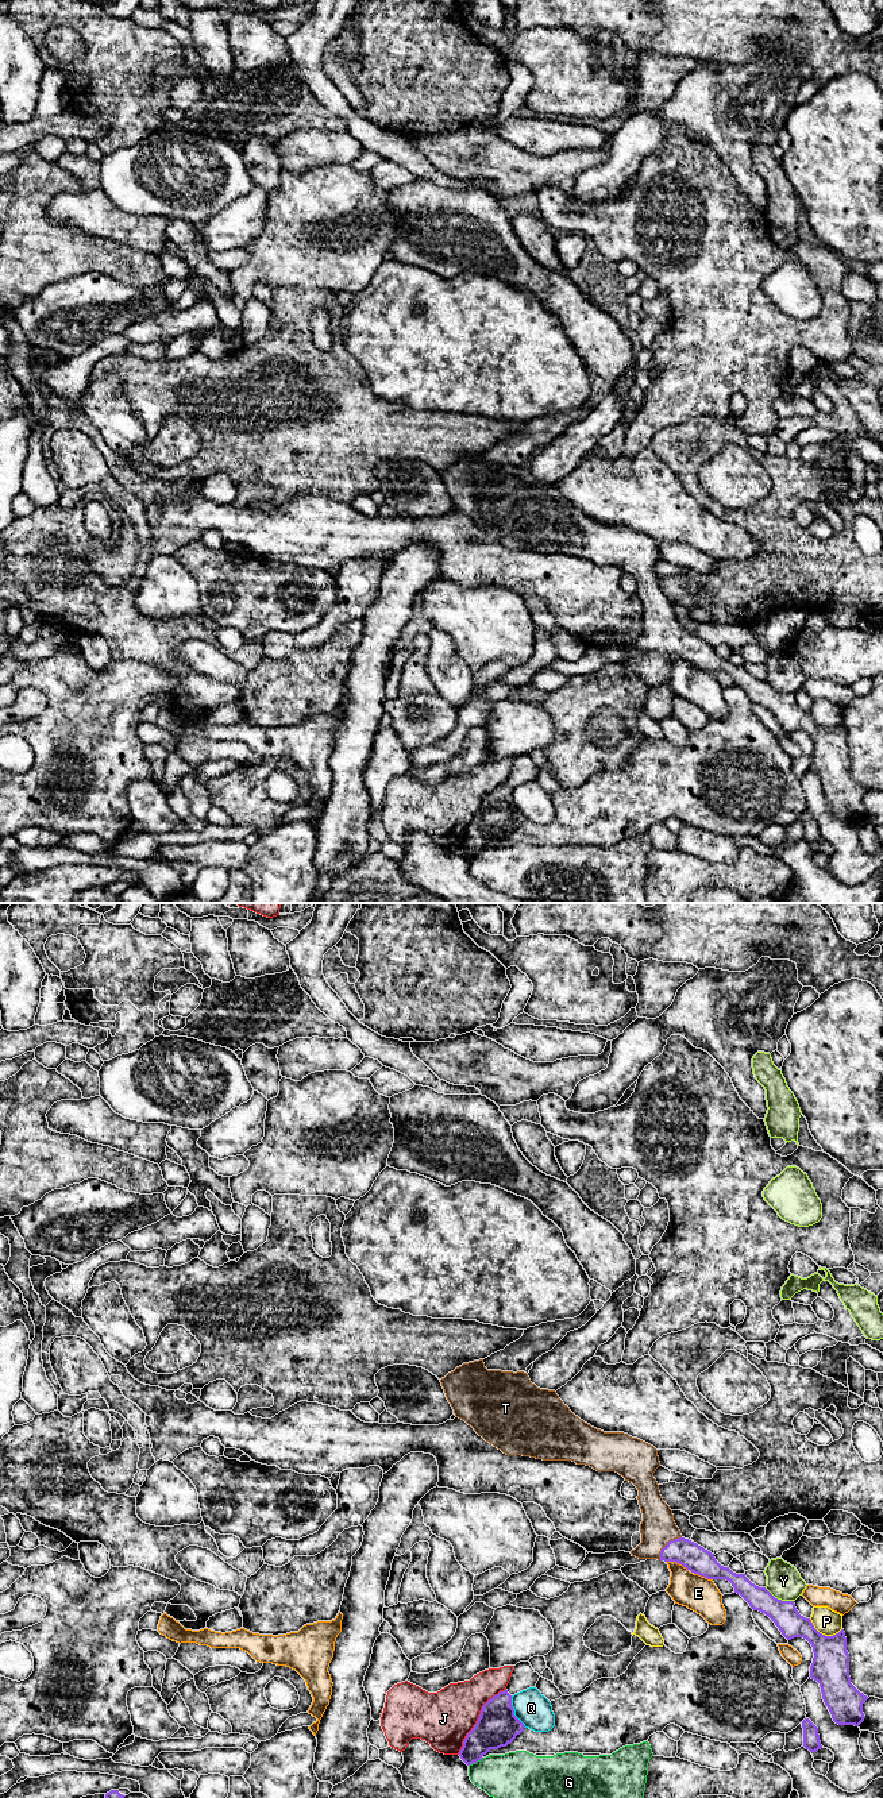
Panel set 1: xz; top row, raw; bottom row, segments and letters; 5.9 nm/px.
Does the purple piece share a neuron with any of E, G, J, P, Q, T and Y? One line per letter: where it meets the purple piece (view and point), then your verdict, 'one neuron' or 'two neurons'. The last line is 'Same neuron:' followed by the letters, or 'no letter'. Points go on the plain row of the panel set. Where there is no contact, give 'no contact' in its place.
E: contact xz (677, 655); two neurons
G: contact xz (475, 855); two neurons
J: contact xz (478, 811); two neurons
P: contact xz (824, 728); two neurons
Q: contact xz (513, 805); two neurons
T: contact xz (667, 637); one neuron
Y: contact xz (779, 693); two neurons
Same neuron: T

